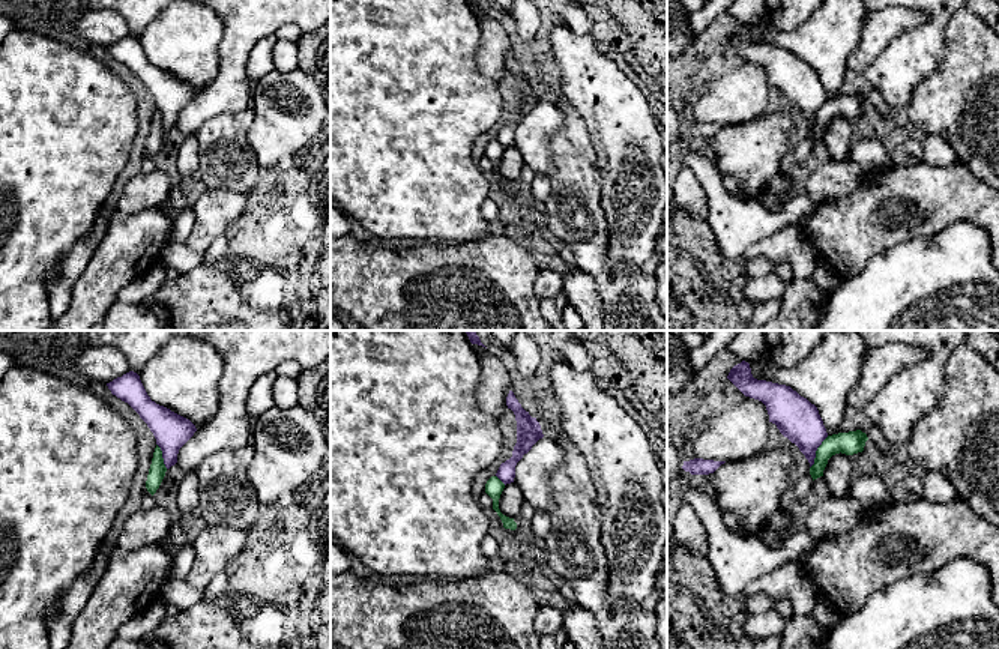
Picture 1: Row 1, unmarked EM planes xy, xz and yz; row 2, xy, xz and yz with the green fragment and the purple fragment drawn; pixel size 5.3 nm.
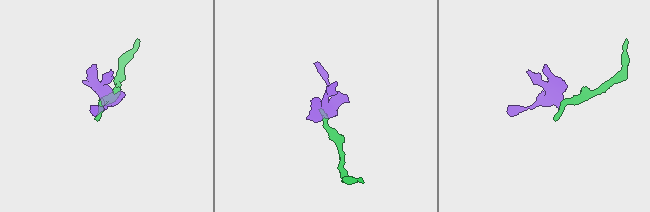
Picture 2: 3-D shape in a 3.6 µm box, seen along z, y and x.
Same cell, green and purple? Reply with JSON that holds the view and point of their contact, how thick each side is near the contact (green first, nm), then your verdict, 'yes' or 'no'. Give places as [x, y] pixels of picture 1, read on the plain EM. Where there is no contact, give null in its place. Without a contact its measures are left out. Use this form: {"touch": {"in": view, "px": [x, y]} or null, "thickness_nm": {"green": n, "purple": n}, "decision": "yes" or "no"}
{"touch": {"in": "yz", "px": [816, 116]}, "thickness_nm": {"green": 120, "purple": 220}, "decision": "no"}

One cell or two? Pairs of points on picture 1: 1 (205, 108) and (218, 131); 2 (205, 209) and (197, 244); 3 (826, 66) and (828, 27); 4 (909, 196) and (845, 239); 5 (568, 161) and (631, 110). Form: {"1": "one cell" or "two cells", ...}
{"1": "two cells", "2": "one cell", "3": "one cell", "4": "one cell", "5": "two cells"}

